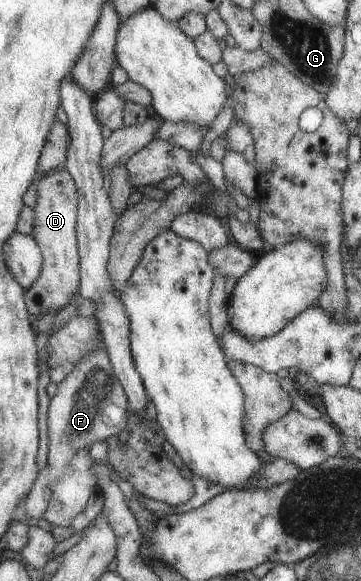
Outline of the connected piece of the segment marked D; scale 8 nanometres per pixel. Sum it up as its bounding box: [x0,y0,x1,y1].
[25,169,80,317]

